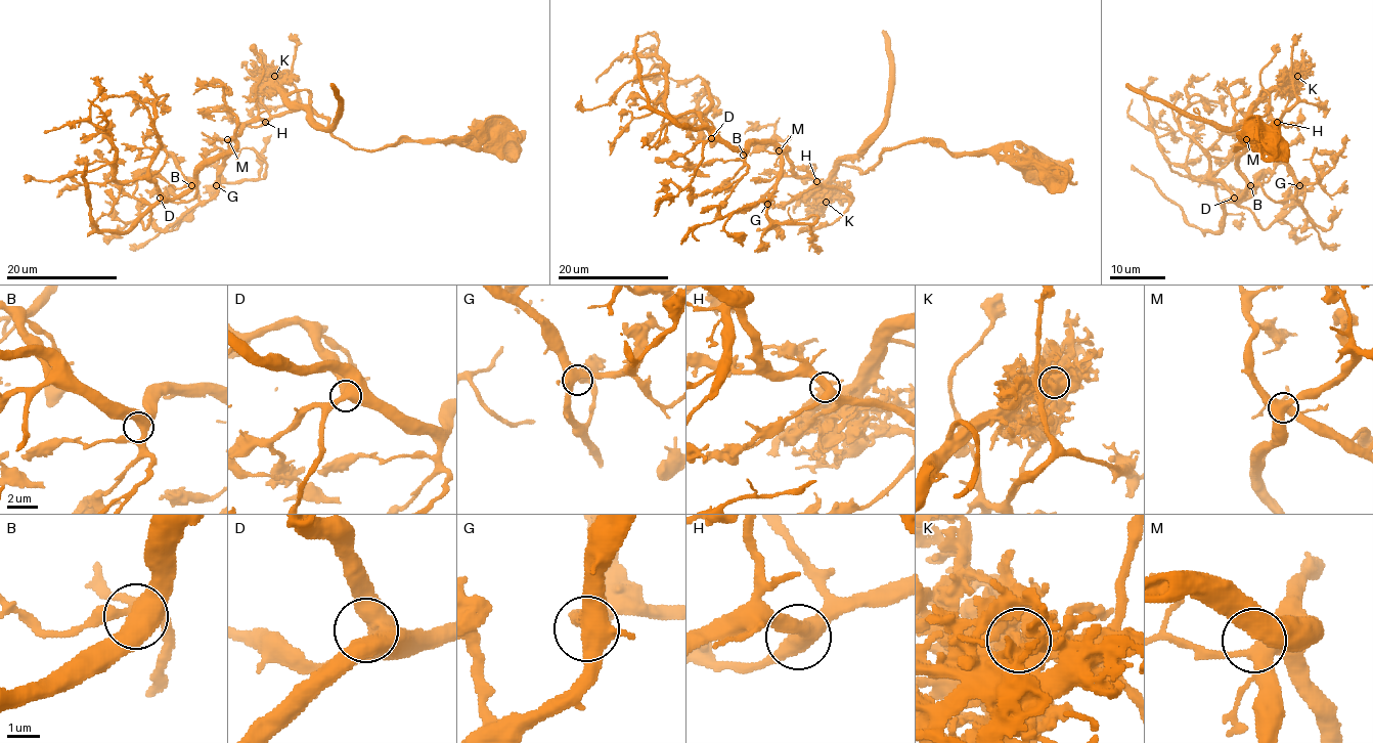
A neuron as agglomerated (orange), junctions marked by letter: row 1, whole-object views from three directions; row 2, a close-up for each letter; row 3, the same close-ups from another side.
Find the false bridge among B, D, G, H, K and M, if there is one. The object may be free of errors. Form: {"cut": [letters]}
{"cut": ["K"]}

